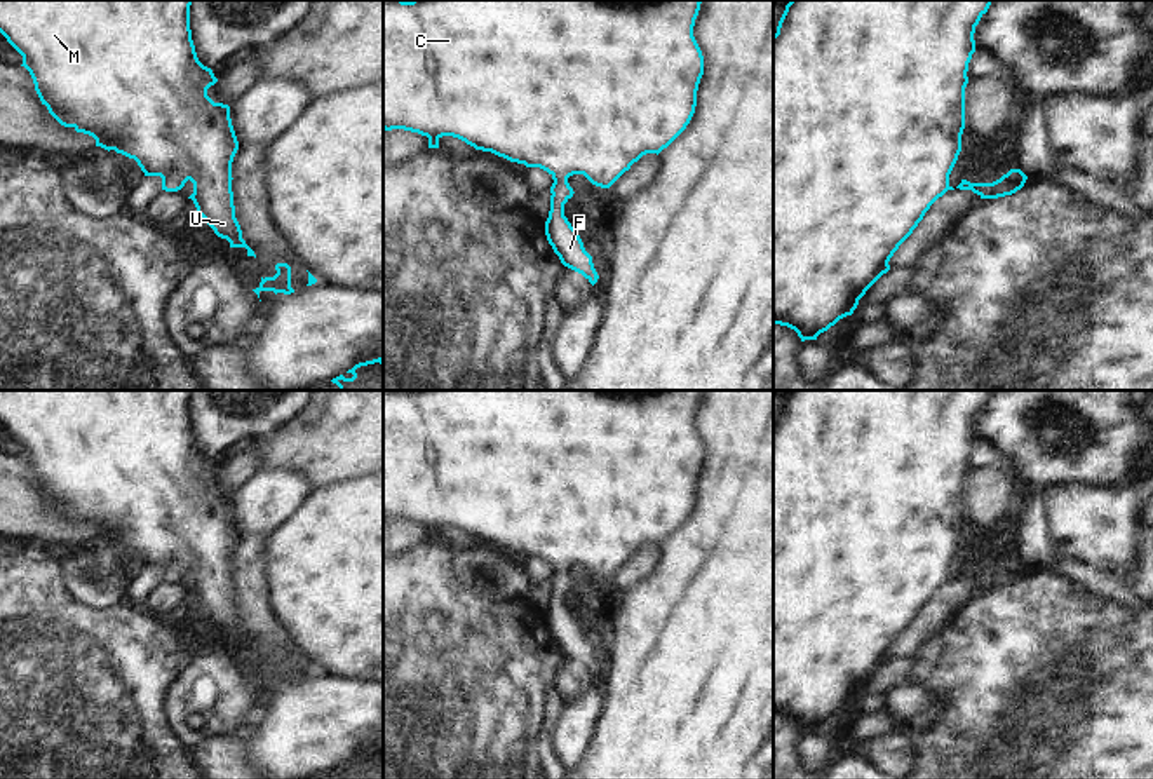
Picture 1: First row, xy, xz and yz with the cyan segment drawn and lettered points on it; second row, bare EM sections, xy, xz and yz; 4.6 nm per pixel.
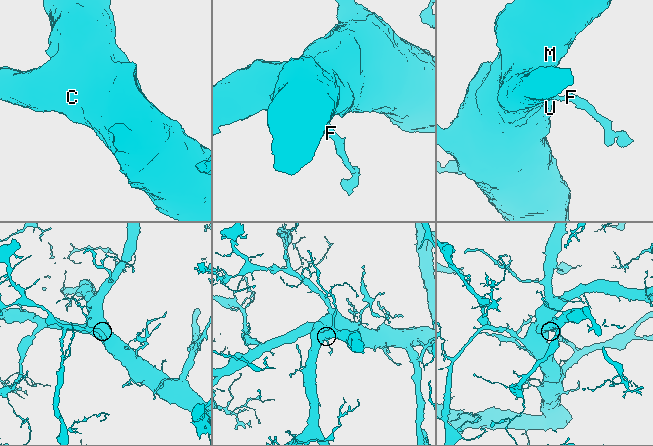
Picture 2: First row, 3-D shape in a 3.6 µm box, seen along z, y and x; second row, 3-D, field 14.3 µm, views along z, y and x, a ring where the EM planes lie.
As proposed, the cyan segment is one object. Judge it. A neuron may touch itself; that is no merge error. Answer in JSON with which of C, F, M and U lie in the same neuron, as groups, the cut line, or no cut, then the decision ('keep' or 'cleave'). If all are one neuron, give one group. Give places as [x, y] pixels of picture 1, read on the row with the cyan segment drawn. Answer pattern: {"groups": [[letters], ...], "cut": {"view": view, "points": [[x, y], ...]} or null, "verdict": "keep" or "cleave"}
{"groups": [["C", "F", "M", "U"]], "cut": null, "verdict": "keep"}

